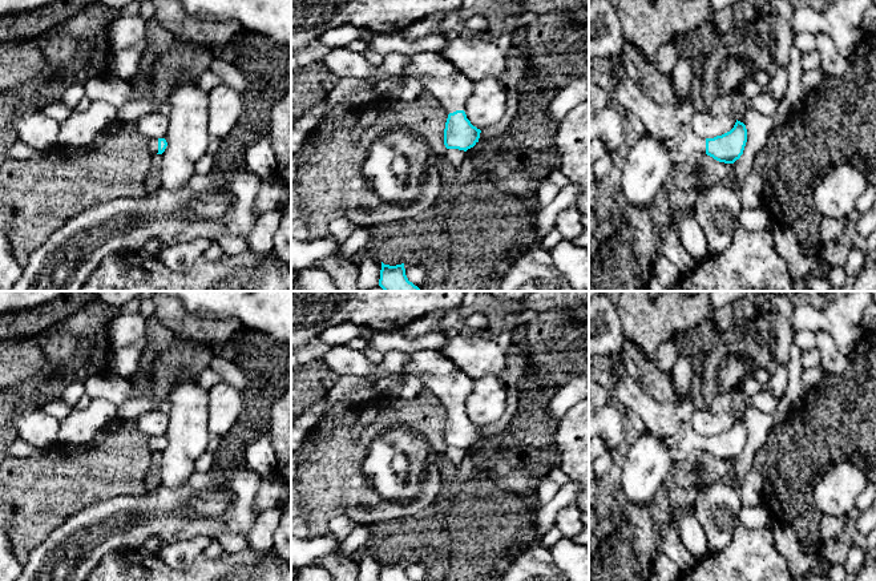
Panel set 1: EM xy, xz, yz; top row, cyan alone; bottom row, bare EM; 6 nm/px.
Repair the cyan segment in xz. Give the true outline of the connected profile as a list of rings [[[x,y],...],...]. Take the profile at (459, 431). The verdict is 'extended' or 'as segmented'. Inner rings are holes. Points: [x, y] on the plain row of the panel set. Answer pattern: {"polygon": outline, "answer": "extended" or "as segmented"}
{"polygon": [[[441,350],[412,352],[404,364],[404,375],[419,378],[423,388],[433,392],[447,408],[444,427],[447,447],[467,449],[479,440],[481,428],[471,421],[464,409],[467,395],[475,386],[473,378],[457,368]]], "answer": "extended"}

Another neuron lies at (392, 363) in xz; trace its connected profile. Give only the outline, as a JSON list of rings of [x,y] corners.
[[[399,350],[388,351],[383,355],[383,360],[376,364],[376,368],[388,375],[404,375],[404,364],[408,362],[411,352]]]

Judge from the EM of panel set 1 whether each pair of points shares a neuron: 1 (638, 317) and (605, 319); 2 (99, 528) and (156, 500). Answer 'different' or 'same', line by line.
1: different
2: same

